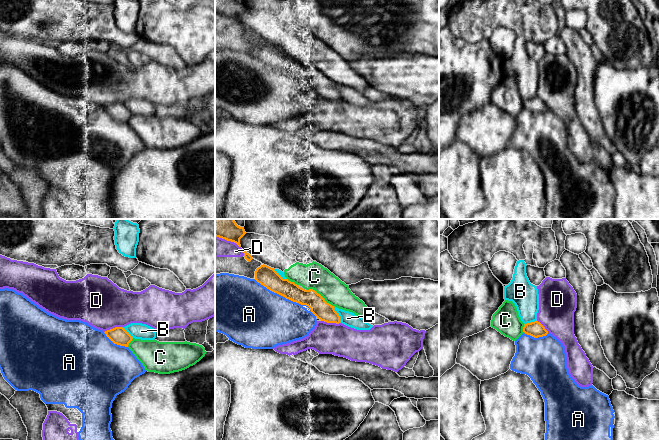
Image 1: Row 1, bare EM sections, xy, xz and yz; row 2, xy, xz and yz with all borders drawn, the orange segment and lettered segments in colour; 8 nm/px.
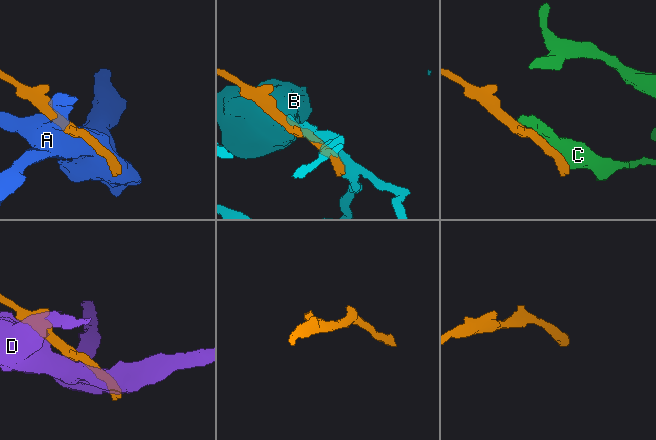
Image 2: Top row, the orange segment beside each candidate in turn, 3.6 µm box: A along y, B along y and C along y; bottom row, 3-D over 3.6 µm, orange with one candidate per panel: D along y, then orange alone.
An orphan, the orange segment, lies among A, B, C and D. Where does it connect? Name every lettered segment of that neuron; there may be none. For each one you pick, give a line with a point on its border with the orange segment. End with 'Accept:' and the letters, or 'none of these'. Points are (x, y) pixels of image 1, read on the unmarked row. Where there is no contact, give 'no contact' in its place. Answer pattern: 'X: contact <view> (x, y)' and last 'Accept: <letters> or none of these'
D: contact xz (331, 98)
Accept: D

